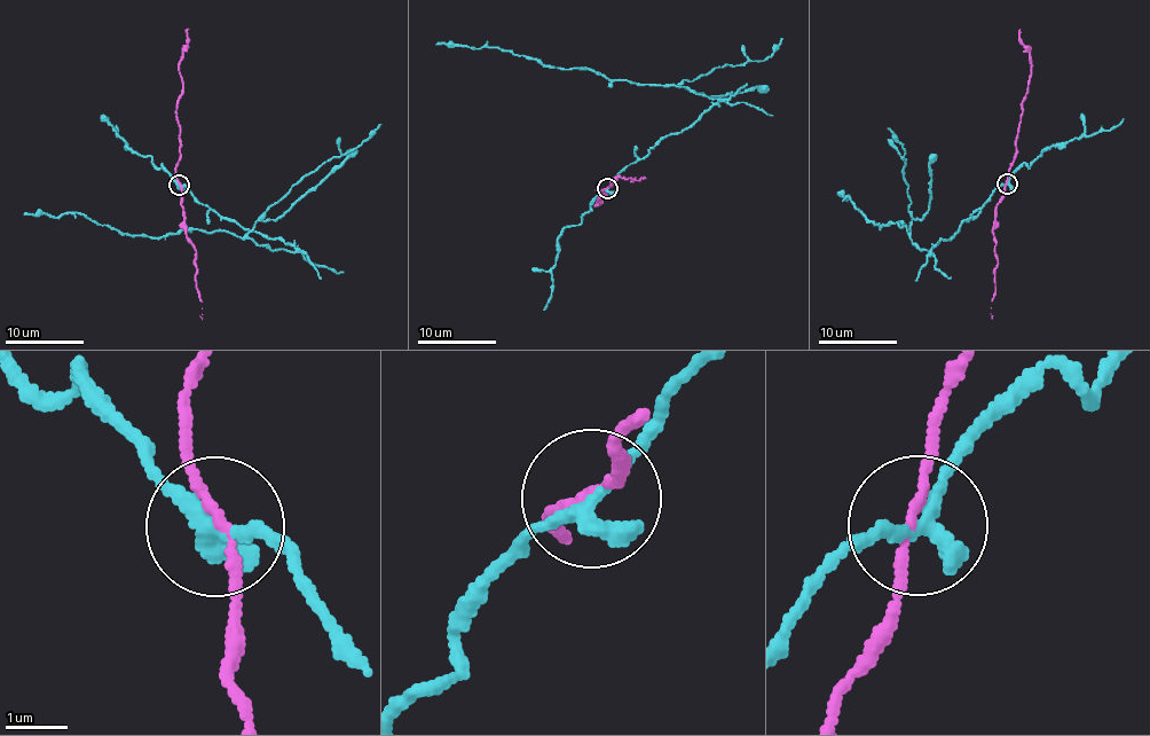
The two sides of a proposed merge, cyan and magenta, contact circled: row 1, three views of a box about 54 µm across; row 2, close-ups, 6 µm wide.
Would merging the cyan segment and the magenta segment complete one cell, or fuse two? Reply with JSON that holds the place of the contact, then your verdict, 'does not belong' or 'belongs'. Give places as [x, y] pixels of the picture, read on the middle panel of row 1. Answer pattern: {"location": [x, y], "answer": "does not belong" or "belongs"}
{"location": [607, 188], "answer": "does not belong"}

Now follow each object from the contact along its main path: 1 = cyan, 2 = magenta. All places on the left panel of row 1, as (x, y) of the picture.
1: (179, 185), (292, 251), (223, 231), (159, 237), (123, 234), (77, 212), (24, 212)
2: (179, 185), (176, 100), (182, 92), (180, 73), (182, 48), (187, 41), (184, 29)

